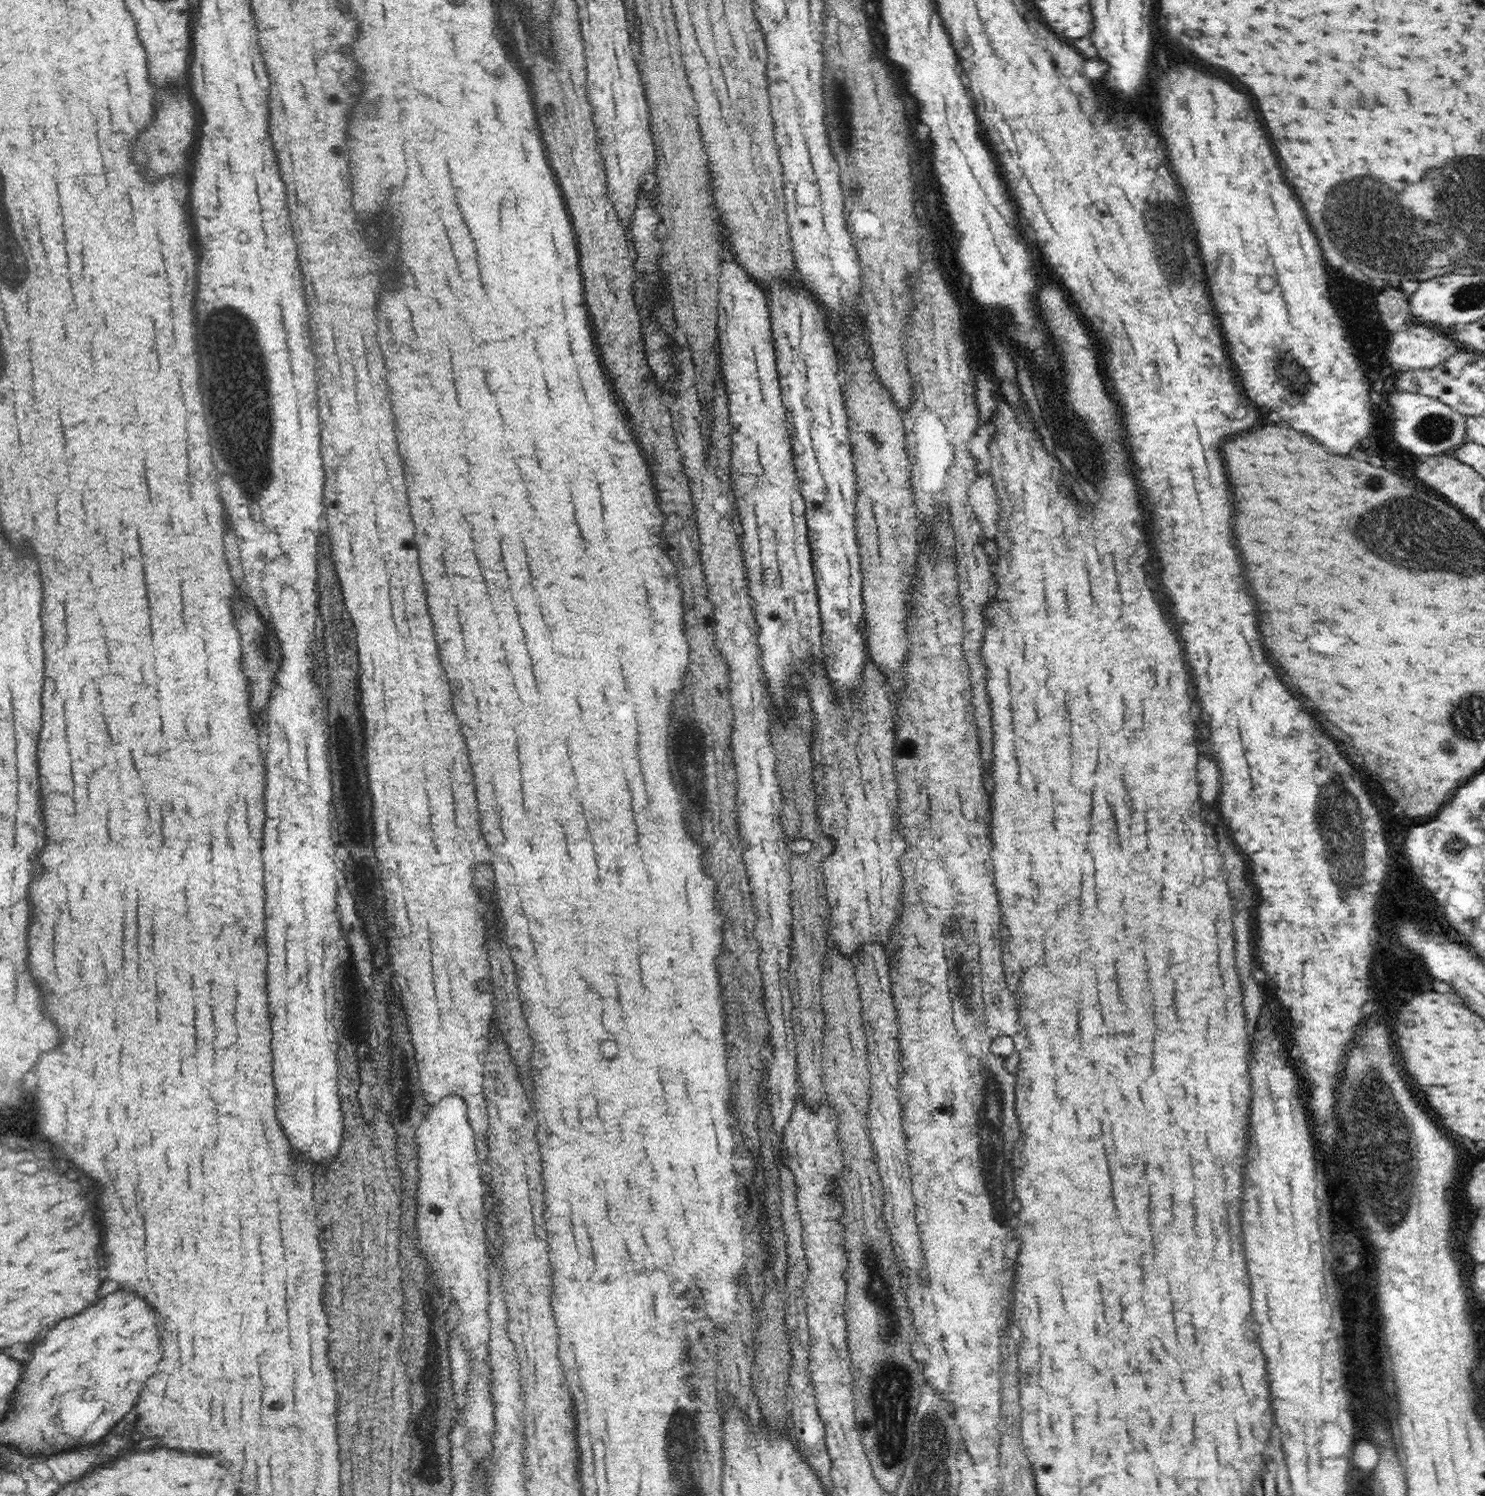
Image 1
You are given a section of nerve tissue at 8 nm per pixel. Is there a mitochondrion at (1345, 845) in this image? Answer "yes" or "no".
yes

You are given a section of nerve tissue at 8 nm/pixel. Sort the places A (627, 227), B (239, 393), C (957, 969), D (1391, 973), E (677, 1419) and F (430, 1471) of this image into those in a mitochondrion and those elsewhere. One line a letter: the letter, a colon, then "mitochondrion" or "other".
A: other
B: mitochondrion
C: mitochondrion
D: other
E: mitochondrion
F: mitochondrion

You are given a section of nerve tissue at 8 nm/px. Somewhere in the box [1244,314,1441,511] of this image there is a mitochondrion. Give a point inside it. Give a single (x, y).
(1291, 374)

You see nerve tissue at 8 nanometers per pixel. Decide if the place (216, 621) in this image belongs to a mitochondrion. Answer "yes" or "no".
no

